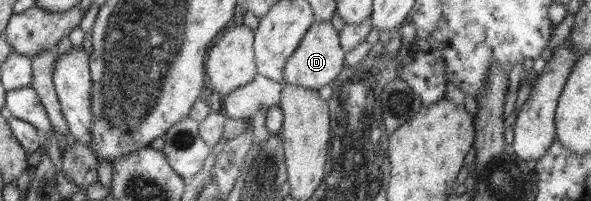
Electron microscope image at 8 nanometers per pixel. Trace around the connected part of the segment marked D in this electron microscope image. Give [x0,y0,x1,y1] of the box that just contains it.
[283,21,345,91]

